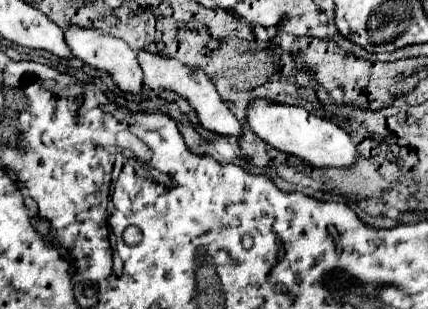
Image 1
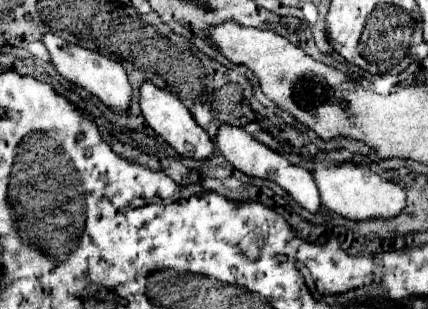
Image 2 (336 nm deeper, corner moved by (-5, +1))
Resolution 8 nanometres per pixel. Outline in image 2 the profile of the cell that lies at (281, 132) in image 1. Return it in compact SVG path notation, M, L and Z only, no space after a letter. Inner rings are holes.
M312 160L312 176L316 180L322 204L346 218L352 220L368 220L368 218L392 218L406 206L404 190L374 174L368 166L356 162L326 162Z

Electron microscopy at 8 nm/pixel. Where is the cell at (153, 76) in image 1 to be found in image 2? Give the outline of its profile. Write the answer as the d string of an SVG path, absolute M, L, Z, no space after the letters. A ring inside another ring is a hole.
M224 126L216 130L214 136L214 144L216 148L222 152L222 156L240 172L248 174L248 176L258 176L258 178L268 178L272 182L276 182L278 186L282 186L302 208L306 208L308 212L318 212L320 208L320 194L318 188L312 180L312 174L306 168L294 166L290 164L280 152L264 146L262 142L258 142L252 134L248 134L242 126Z

